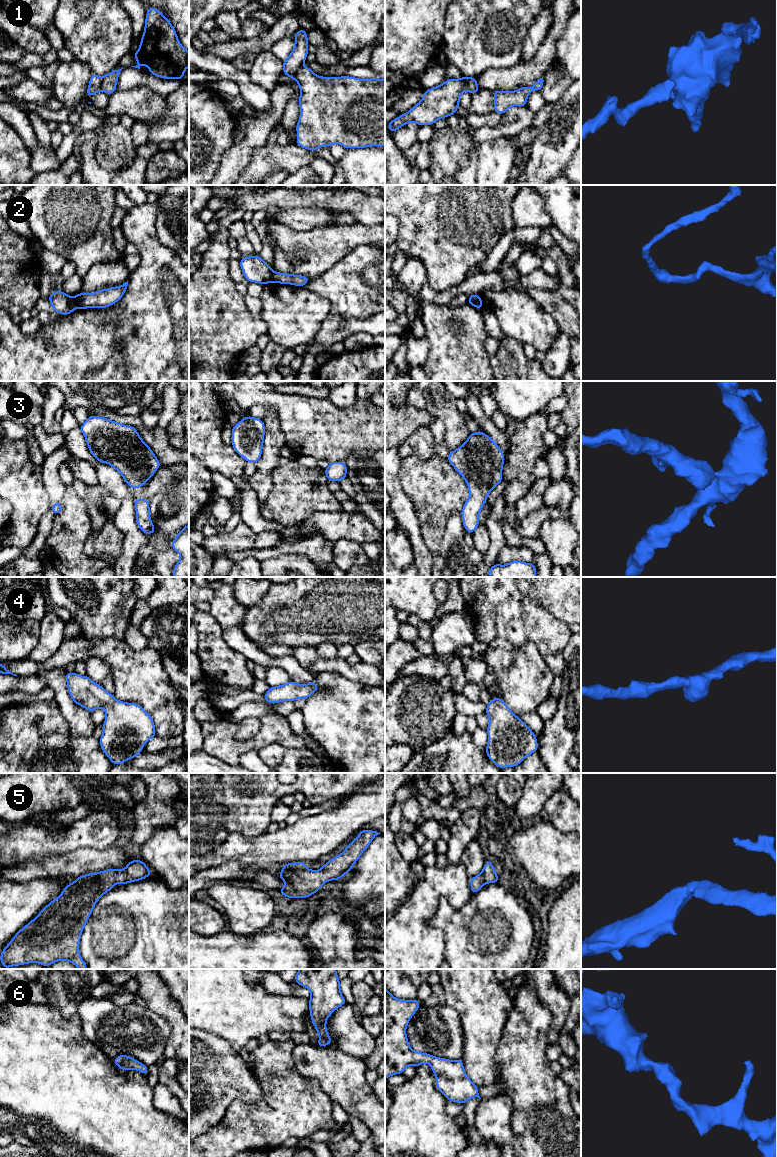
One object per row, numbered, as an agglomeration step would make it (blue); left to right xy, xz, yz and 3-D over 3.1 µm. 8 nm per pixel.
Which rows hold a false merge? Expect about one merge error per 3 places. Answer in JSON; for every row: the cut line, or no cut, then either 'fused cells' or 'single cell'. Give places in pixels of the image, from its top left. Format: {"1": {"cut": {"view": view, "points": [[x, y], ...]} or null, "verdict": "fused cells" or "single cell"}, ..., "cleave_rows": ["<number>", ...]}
{"1": {"cut": {"view": "xy", "points": [[102, 77], [100, 90]]}, "verdict": "fused cells"}, "2": {"cut": {"view": "xy", "points": [[73, 297], [77, 307]]}, "verdict": "fused cells"}, "3": {"cut": null, "verdict": "single cell"}, "4": {"cut": null, "verdict": "single cell"}, "5": {"cut": null, "verdict": "single cell"}, "6": {"cut": null, "verdict": "single cell"}, "cleave_rows": ["1", "2"]}

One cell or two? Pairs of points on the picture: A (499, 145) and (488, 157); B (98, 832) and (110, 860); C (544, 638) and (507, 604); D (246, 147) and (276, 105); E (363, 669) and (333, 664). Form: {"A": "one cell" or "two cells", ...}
{"A": "one cell", "B": "two cells", "C": "one cell", "D": "one cell", "E": "one cell"}

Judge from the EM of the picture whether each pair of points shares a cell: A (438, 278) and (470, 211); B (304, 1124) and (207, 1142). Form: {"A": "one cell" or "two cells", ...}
{"A": "one cell", "B": "one cell"}

